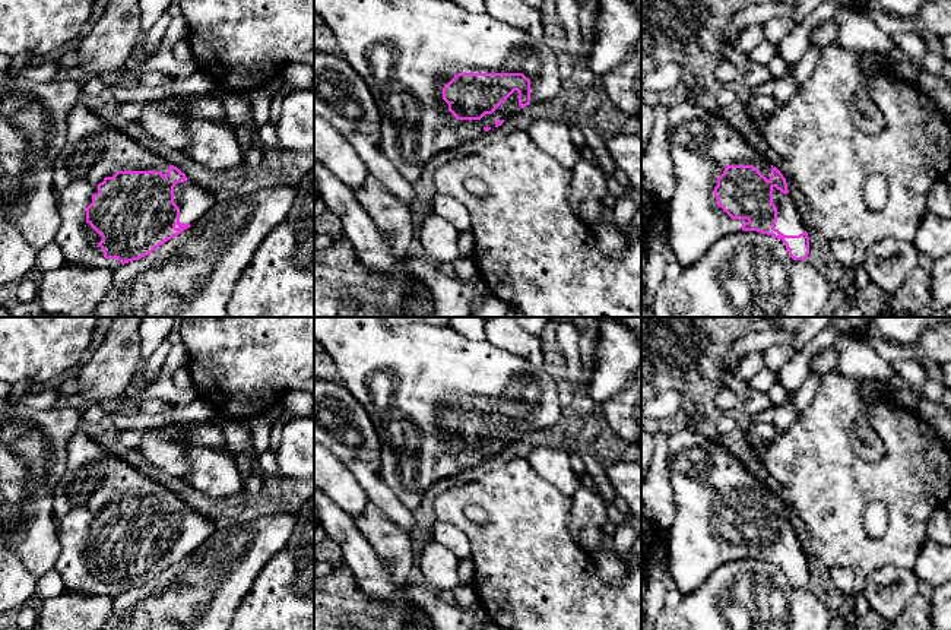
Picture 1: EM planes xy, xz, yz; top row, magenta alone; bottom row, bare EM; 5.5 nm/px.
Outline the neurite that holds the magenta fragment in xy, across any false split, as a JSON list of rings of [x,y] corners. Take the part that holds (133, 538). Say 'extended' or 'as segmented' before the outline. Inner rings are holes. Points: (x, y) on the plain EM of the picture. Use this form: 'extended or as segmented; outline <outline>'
extended; outline [[[80,430],[67,443],[67,466],[54,488],[53,517],[61,545],[54,569],[60,573],[66,592],[72,591],[83,596],[105,595],[111,599],[150,582],[165,569],[190,555],[215,531],[212,519],[188,507],[177,494],[137,471],[124,458],[110,453]]]

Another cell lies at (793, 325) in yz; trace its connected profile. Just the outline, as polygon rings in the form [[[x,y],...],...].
[[[765,317],[767,326],[774,326],[776,329],[784,332],[798,333],[803,325],[805,317]]]

